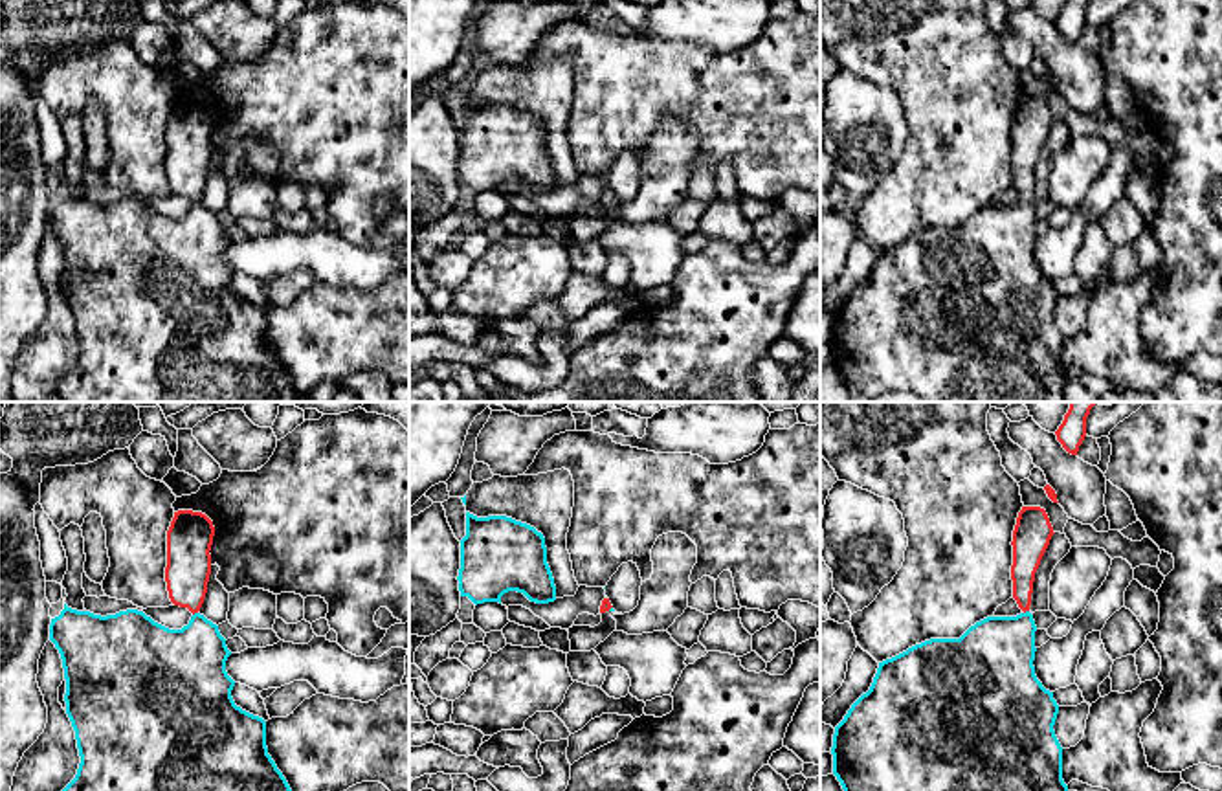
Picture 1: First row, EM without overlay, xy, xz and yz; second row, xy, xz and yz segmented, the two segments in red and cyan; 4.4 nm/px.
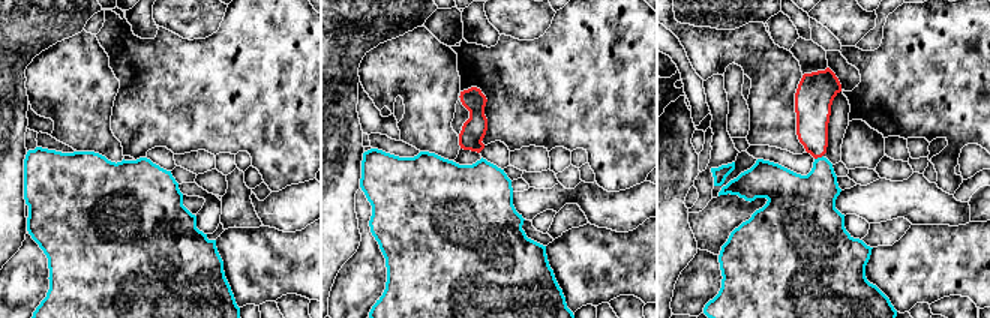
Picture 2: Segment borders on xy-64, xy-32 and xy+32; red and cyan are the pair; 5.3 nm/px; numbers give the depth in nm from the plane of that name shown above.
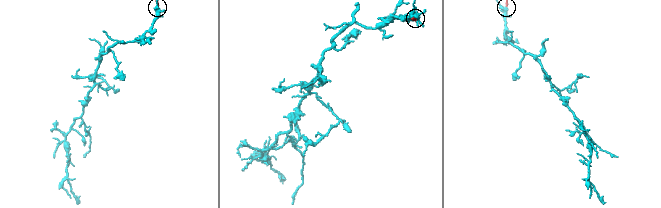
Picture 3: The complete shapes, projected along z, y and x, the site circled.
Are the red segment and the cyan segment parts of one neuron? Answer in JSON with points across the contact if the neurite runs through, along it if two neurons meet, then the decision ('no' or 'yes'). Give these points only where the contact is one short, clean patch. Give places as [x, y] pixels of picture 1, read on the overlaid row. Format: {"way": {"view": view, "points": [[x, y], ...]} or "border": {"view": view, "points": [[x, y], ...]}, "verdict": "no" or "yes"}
{"way": {"view": "xy", "points": [[188, 569], [188, 590], [195, 612], [195, 654], [186, 667]]}, "verdict": "yes"}

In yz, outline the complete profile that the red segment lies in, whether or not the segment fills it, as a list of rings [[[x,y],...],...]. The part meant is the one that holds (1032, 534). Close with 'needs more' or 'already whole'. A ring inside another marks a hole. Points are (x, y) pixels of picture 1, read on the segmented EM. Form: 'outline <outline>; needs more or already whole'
outline [[[1022,507],[1013,530],[1013,598],[1022,609],[1016,617],[987,617],[971,626],[960,639],[930,639],[908,648],[906,652],[879,663],[873,683],[848,710],[833,734],[833,774],[844,791],[1068,791],[1062,780],[1062,747],[1055,736],[1053,725],[1059,705],[1053,692],[1046,690],[1035,675],[1035,620],[1029,613],[1035,573],[1053,536],[1053,527],[1044,508]]]; needs more

